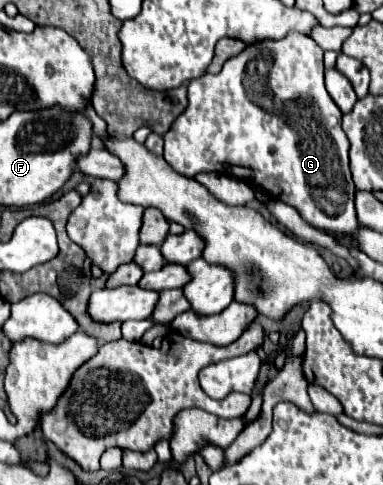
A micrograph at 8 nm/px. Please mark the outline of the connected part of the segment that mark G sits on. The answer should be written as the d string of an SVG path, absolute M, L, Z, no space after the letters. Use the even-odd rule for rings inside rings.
M294 31L294 33L288 33L284 39L274 39L274 41L272 39L264 39L264 41L258 43L258 47L256 47L256 43L248 45L246 51L242 51L240 55L228 59L220 73L216 73L216 75L206 73L206 75L190 81L190 85L188 85L188 101L190 103L188 103L186 111L174 121L172 129L164 135L164 159L170 163L170 167L174 171L178 171L180 175L186 175L186 177L196 177L198 173L216 171L216 173L224 173L224 175L252 179L254 185L258 185L260 189L264 189L272 197L278 197L280 201L292 205L306 223L326 231L330 237L334 237L342 245L352 243L352 237L354 237L354 233L356 233L360 223L356 219L356 209L354 209L356 187L354 187L354 181L352 181L352 175L350 175L350 167L348 167L348 147L350 147L350 143L348 143L346 133L340 127L342 111L336 107L336 103L332 103L332 97L328 95L328 91L324 87L324 51L322 51L322 47L314 39Z

